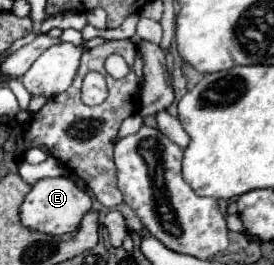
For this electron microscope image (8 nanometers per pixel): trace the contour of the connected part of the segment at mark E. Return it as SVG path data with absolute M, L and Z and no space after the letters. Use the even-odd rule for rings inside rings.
M45 177L31 185L31 191L25 195L21 207L19 207L19 219L21 225L33 231L41 231L47 235L65 235L79 229L83 215L91 209L93 199L75 185L69 177Z

